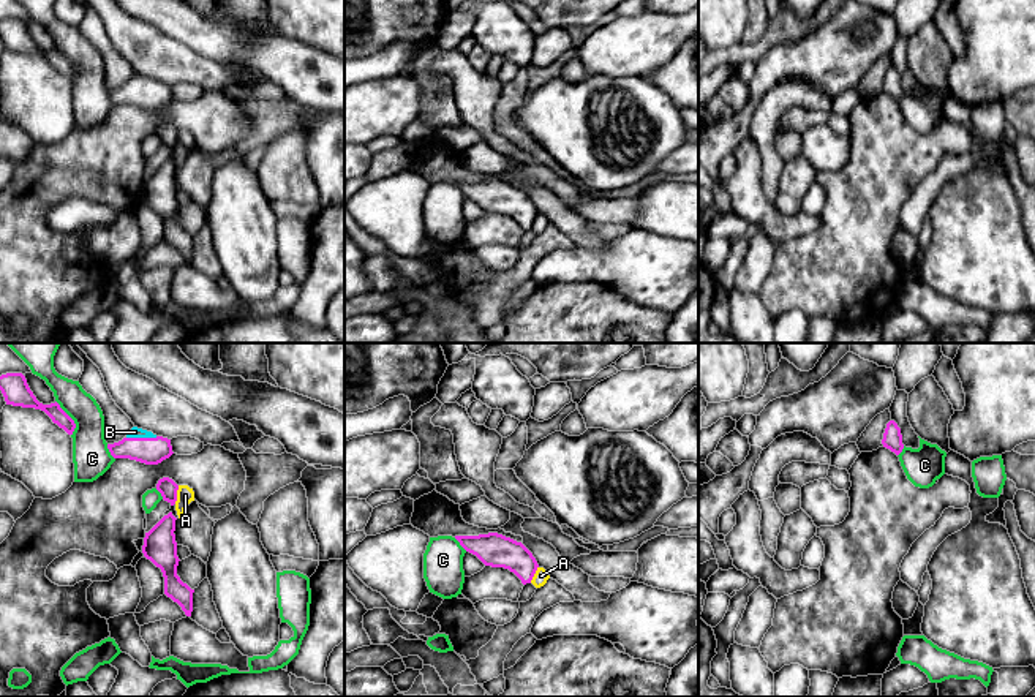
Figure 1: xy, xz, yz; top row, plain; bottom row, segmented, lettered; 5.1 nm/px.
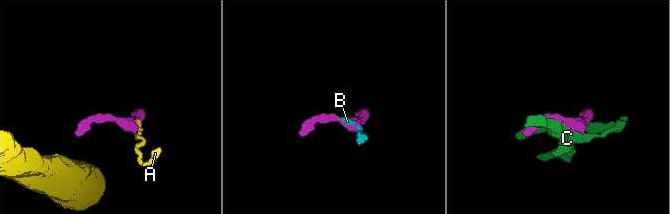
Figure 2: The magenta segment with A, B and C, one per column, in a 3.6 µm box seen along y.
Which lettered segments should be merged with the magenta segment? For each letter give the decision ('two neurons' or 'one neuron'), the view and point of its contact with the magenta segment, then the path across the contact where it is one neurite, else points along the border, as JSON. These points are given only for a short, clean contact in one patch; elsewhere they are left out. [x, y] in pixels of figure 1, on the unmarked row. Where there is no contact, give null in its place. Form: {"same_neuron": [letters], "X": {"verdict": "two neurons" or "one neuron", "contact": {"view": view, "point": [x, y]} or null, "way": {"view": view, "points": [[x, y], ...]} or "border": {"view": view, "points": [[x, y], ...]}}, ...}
{"same_neuron": ["B"], "A": {"verdict": "two neurons", "contact": {"view": "xy", "point": [176, 141]}, "border": {"view": "xy", "points": [[179, 131], [174, 149]]}}, "B": {"verdict": "one neuron", "contact": {"view": "xy", "point": [141, 84]}}, "C": {"verdict": "two neurons", "contact": {"view": "xy", "point": [70, 64]}}}

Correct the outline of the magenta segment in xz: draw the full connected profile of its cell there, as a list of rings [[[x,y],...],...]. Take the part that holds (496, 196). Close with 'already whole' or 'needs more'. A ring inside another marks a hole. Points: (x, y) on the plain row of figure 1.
[[[502,180],[455,182],[455,185],[485,212],[509,215],[523,231],[531,229],[539,213],[533,199],[521,188]]]; already whole

